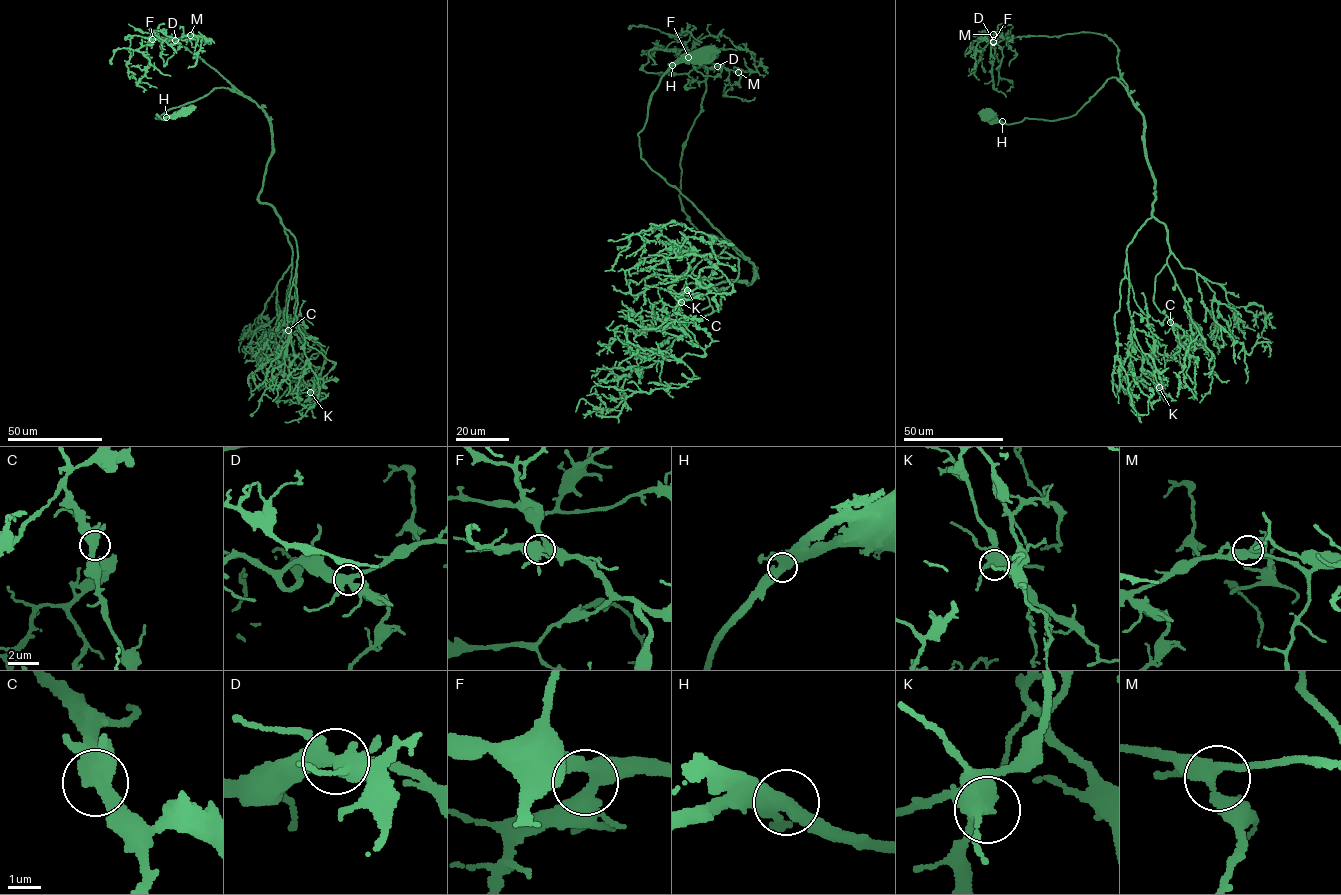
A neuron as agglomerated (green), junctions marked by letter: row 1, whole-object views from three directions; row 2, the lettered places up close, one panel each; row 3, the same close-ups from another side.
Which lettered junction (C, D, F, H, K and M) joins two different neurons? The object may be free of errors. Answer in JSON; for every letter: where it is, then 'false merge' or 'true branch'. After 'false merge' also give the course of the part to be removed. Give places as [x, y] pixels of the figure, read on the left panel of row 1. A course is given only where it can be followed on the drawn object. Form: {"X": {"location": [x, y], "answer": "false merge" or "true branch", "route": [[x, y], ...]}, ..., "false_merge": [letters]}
{"C": {"location": [288, 330], "answer": "true branch"}, "D": {"location": [175, 40], "answer": "true branch"}, "F": {"location": [152, 39], "answer": "true branch"}, "H": {"location": [166, 117], "answer": "true branch"}, "K": {"location": [310, 392], "answer": "true branch"}, "M": {"location": [190, 35], "answer": "true branch"}, "false_merge": []}

